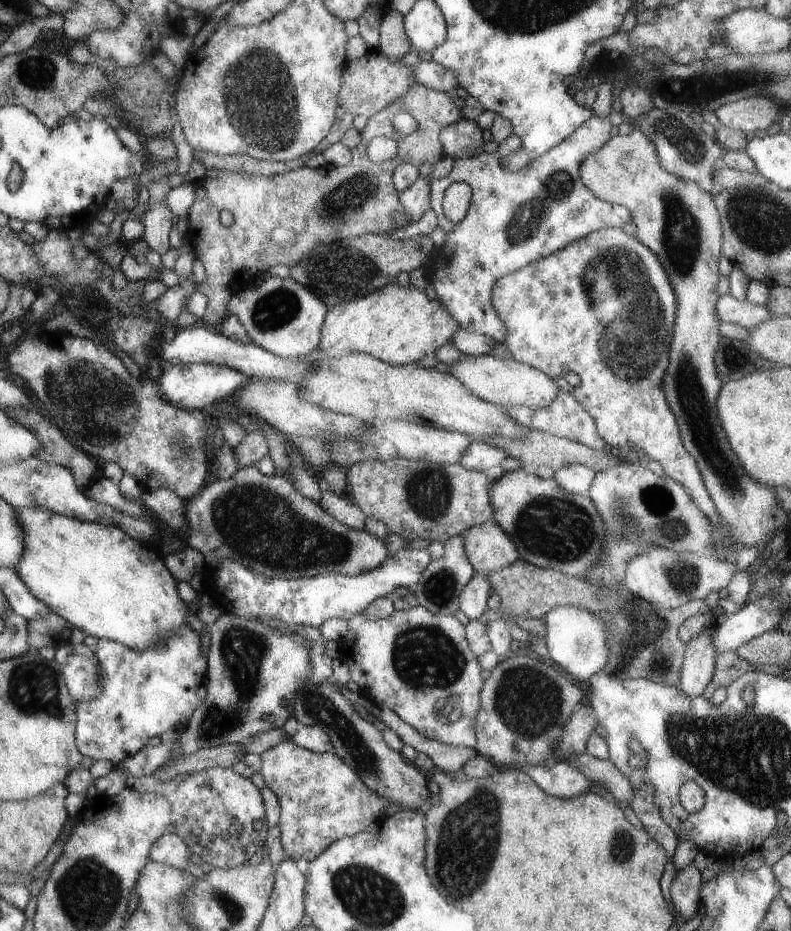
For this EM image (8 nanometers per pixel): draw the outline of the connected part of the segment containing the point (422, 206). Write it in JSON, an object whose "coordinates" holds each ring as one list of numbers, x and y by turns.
{"coordinates":[[429,176,415,178,411,186,407,186,403,192,398,193,400,210,409,218,409,223,417,222,429,206,430,184]]}

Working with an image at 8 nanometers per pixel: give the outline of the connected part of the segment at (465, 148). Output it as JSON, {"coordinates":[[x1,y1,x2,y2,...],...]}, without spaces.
{"coordinates":[[461,118,442,128,438,140,444,156,454,161,471,158,483,151,486,137,474,120]]}

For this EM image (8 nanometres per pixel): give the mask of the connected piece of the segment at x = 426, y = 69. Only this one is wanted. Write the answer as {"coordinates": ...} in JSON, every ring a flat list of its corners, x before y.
{"coordinates":[[420,60,411,67,411,74,413,74,415,83,433,90,453,93,454,89,457,88,457,80,453,78,453,74,432,60]]}

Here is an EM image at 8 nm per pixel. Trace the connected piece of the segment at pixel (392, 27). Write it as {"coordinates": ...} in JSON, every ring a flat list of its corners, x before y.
{"coordinates":[[386,8,378,24,377,50,389,62,401,63,401,58,410,52,410,44,403,30,402,15]]}

